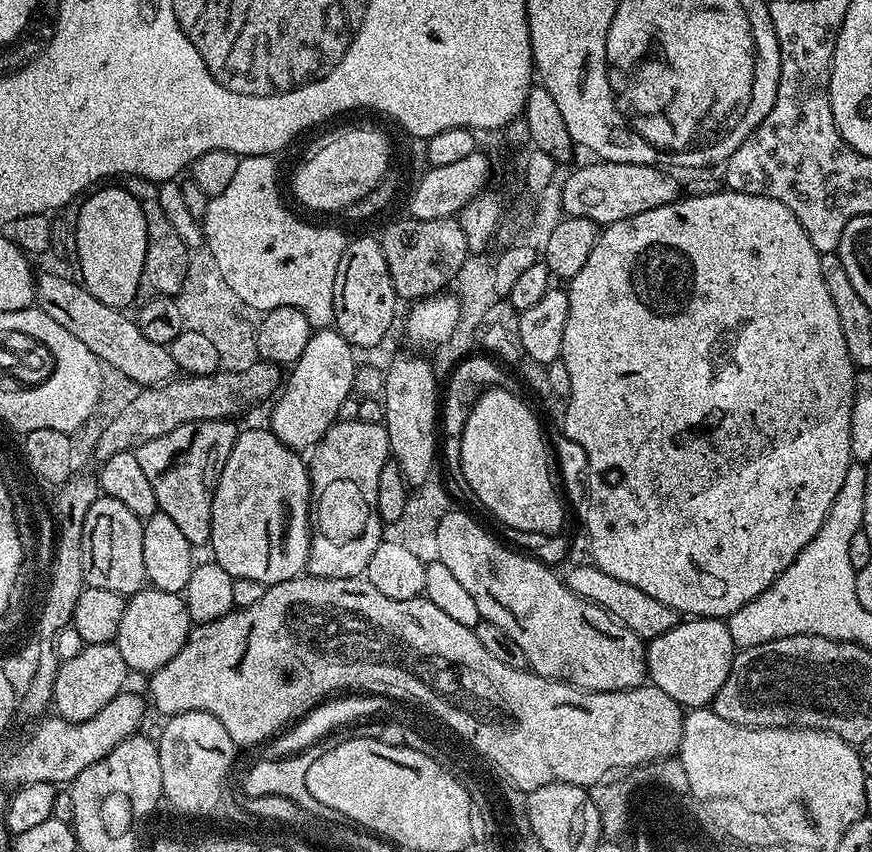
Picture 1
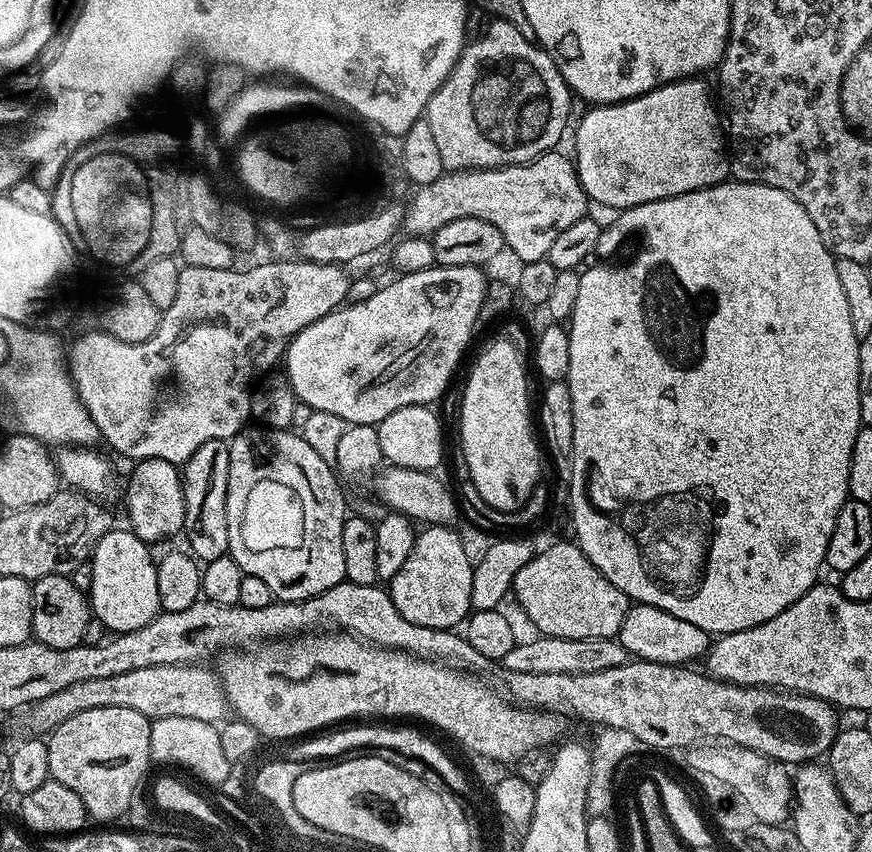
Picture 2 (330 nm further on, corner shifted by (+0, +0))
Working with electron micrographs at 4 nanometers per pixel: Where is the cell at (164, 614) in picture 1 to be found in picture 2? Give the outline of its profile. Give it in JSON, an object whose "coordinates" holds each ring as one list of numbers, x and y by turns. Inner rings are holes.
{"coordinates":[[113,530,107,532,92,549,90,557,90,571,92,573,92,589,90,591,90,607,95,619,101,620,109,633,119,634,138,630,146,626,155,616,159,616,162,609,158,598,157,561,152,560,153,549,130,530]]}

